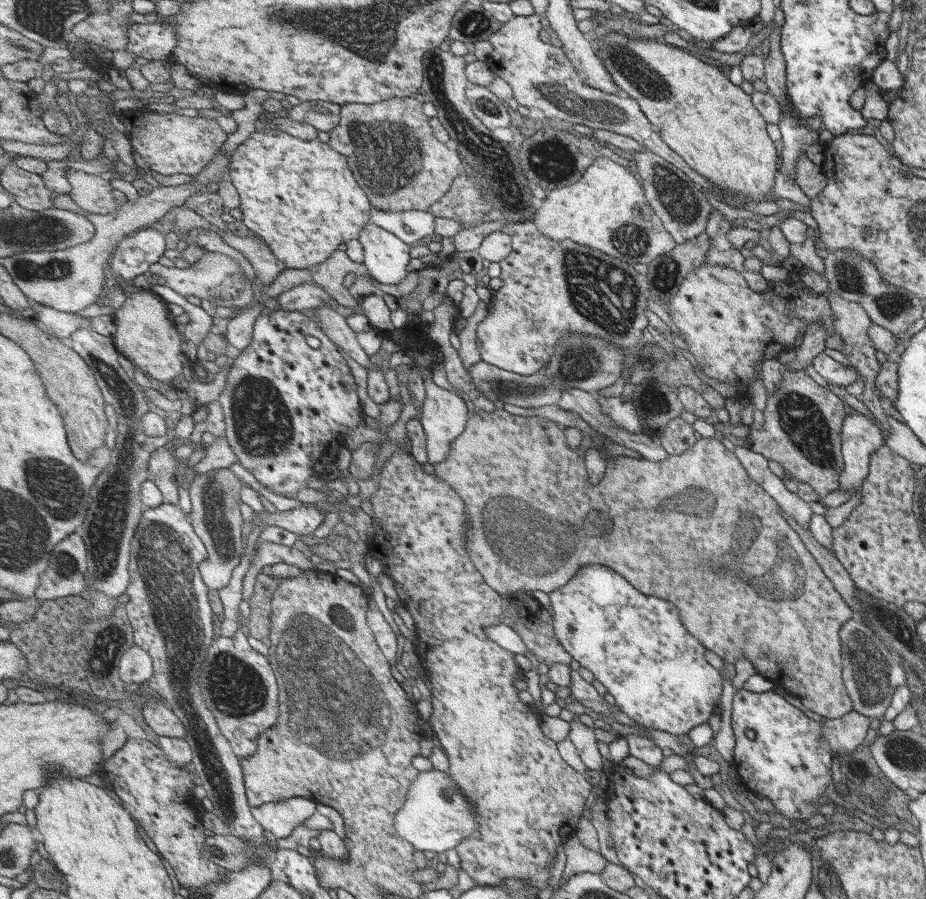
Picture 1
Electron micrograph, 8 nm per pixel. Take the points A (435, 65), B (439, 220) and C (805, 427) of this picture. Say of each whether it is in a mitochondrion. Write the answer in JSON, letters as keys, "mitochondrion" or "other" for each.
{"A":"mitochondrion","B":"other","C":"mitochondrion"}

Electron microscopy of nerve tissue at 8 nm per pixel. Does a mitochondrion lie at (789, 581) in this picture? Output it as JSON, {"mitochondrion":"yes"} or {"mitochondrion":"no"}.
{"mitochondrion":"yes"}

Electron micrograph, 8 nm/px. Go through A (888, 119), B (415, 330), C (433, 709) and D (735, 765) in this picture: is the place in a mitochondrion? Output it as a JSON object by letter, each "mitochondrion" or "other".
{"A":"other","B":"other","C":"other","D":"other"}

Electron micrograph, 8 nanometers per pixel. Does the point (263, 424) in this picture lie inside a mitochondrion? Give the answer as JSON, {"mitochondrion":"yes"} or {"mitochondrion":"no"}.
{"mitochondrion":"yes"}

